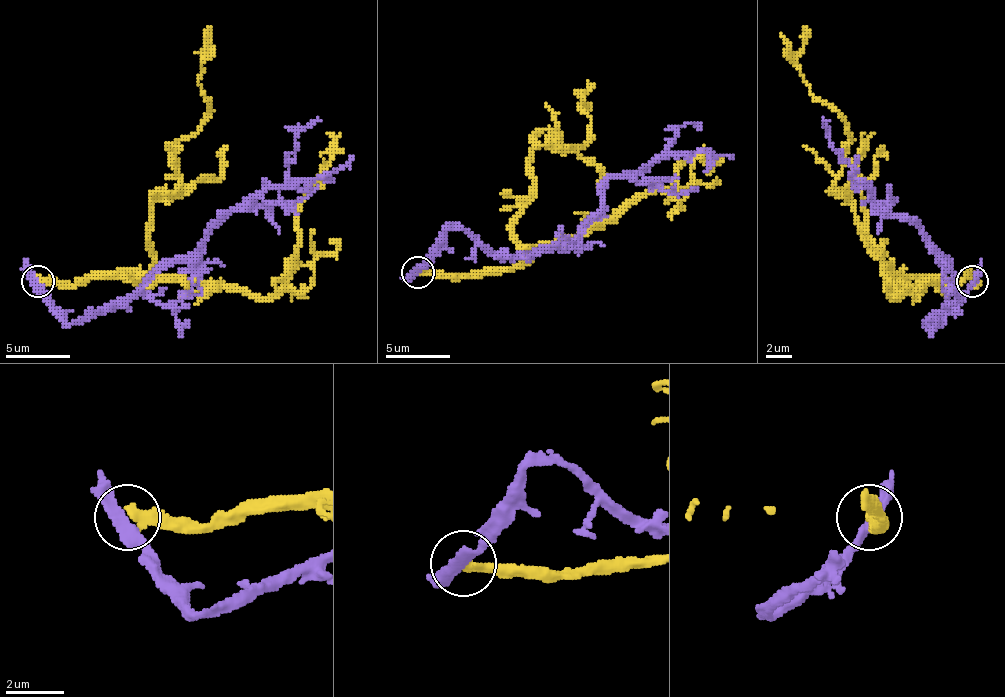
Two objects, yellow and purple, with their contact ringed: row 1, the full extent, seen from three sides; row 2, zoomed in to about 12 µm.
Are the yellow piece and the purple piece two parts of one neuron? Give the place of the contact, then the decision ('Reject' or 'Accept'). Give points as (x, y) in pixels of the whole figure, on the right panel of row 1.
Place: (972, 281). Reject

